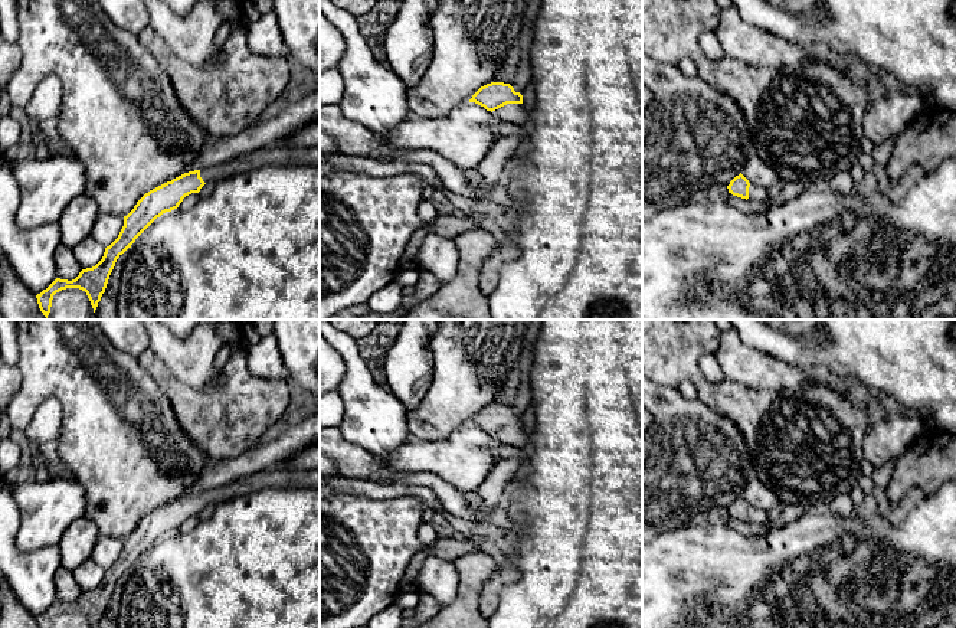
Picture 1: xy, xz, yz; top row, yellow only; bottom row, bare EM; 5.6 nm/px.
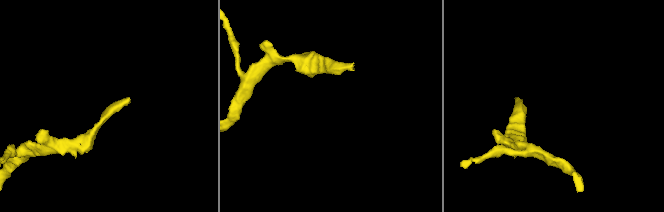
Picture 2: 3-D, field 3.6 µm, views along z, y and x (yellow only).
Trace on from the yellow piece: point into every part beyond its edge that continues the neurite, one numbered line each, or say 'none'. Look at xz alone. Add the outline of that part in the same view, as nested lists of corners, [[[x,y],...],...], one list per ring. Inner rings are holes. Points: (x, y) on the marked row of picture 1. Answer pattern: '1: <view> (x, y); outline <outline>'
1: xz (511, 113); outline [[[507,104],[495,111],[494,115],[500,117],[505,122],[518,124],[518,125],[530,125],[531,112],[526,111],[521,104]]]

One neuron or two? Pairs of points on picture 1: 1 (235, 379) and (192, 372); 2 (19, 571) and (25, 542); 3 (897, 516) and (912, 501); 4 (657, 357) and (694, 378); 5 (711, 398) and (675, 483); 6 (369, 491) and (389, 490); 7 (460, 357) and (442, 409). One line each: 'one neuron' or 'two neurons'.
1: two neurons
2: two neurons
3: one neuron
4: one neuron
5: two neurons
6: one neuron
7: one neuron

